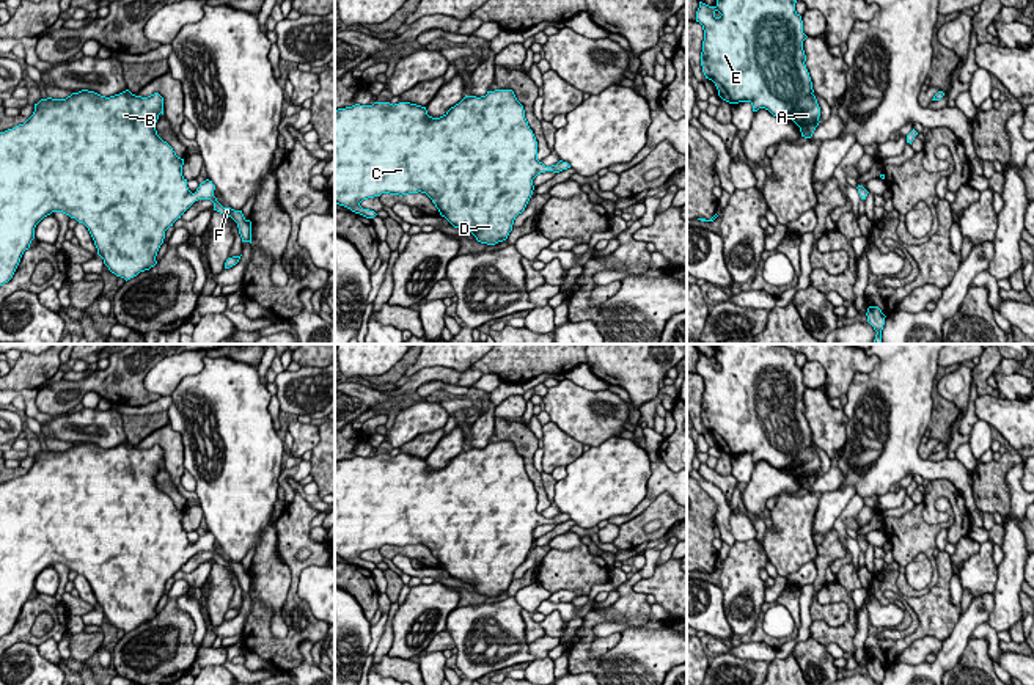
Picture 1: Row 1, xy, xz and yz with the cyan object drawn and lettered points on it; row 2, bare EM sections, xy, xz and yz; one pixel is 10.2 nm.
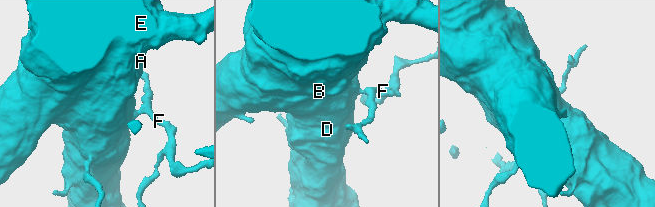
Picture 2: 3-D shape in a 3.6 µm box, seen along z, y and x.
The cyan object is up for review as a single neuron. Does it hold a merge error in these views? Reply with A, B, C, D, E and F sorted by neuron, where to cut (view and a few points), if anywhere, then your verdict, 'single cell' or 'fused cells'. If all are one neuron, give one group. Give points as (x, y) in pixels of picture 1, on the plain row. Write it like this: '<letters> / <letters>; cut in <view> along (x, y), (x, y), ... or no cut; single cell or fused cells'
A B C D E F; no cut; single cell

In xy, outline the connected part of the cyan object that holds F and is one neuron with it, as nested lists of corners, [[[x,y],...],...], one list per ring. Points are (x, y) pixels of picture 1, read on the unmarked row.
[[[82,441],[66,451],[41,451],[24,476],[0,484],[0,638],[13,630],[24,603],[35,591],[36,577],[52,564],[63,564],[83,575],[104,616],[126,633],[157,616],[165,583],[198,551],[211,551],[214,562],[237,575],[242,594],[251,595],[251,573],[242,562],[223,559],[217,553],[212,533],[201,534],[195,545],[189,542],[182,528],[184,511],[157,487],[160,465],[163,467],[163,449],[159,445],[141,449],[126,441],[105,449]]]

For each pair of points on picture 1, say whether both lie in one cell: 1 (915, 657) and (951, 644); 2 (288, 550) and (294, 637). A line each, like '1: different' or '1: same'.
1: different
2: same

